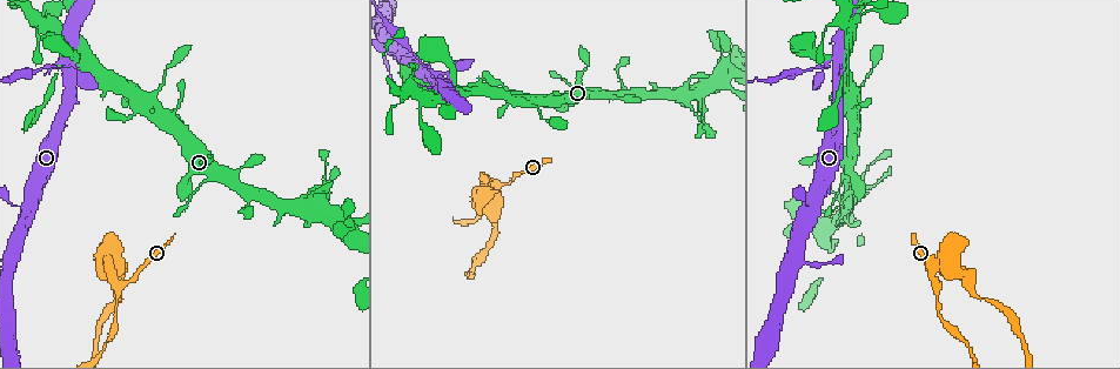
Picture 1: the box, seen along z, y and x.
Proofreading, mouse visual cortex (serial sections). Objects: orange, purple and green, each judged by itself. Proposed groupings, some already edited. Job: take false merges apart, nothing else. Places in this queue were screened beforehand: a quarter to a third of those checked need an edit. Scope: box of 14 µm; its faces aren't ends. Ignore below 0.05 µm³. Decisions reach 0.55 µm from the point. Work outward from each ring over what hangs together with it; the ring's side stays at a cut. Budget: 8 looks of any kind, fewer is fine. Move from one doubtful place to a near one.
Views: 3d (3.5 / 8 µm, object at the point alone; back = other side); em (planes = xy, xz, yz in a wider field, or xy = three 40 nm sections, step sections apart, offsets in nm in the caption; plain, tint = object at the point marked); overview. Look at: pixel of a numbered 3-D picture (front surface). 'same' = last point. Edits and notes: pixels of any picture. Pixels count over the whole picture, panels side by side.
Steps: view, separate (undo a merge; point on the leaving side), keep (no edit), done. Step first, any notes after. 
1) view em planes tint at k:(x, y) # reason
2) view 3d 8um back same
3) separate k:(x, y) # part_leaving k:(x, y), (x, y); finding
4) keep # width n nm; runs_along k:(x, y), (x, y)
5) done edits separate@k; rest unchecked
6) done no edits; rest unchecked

view 3d 3.5um at 1:(845, 77) # three arms meet

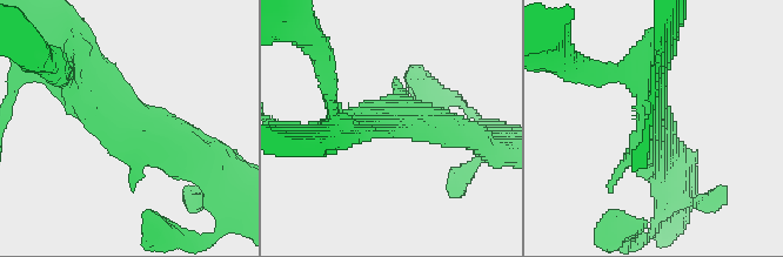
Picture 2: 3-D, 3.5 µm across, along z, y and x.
view em xy step 5 tint at 2:(135, 132)

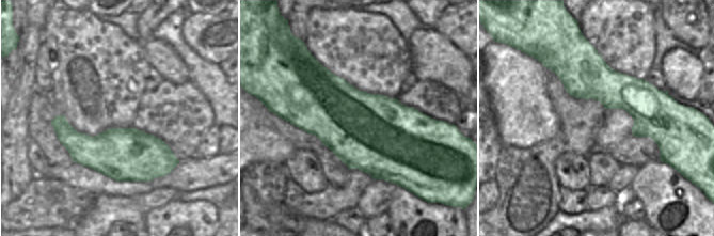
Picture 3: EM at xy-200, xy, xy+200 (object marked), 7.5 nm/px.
keep # runs_along 2:(205, 155), (159, 151), (82, 68); continuous, no second cell

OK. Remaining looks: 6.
view 3d 3.5um back at 1:(76, 40) # small branch off a trunk

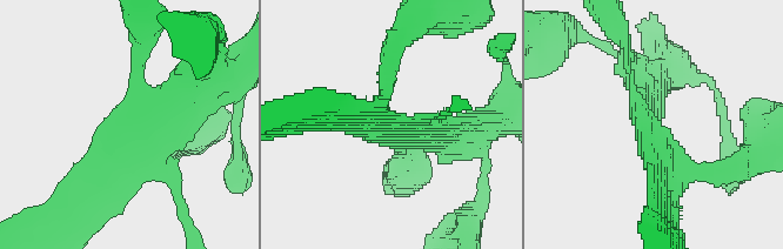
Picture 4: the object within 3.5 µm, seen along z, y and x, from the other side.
view em planes tint at 4:(639, 118) # need the tissue

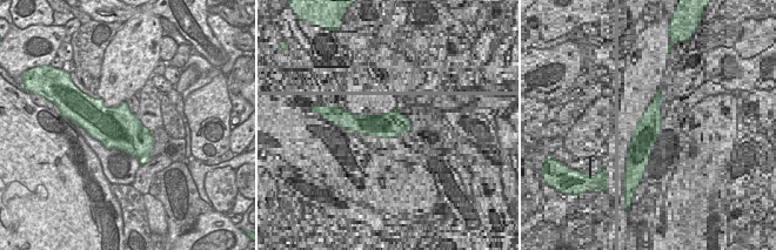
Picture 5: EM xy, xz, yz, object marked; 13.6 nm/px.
view em xy step 5 tint same # cut it another way

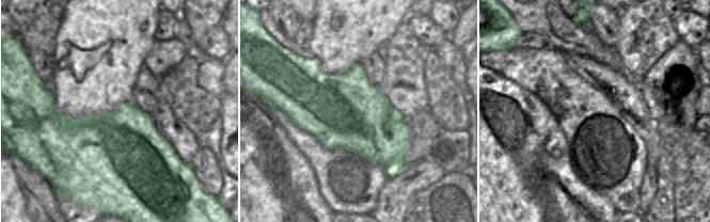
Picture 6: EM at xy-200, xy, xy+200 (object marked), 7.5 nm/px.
keep # width 600 nm; runs_along 4:(98, 182), (120, 132), (199, 81); all the same cell

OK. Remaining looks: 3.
view 3d 3.5um at 1:(727, 62) # abrupt turn

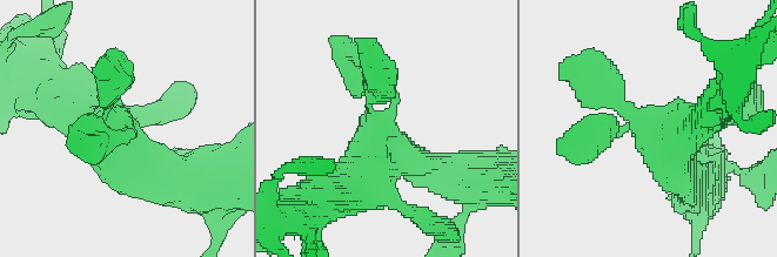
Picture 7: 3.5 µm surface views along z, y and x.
view em planes tint at 7:(382, 133) # shape alone is not enough

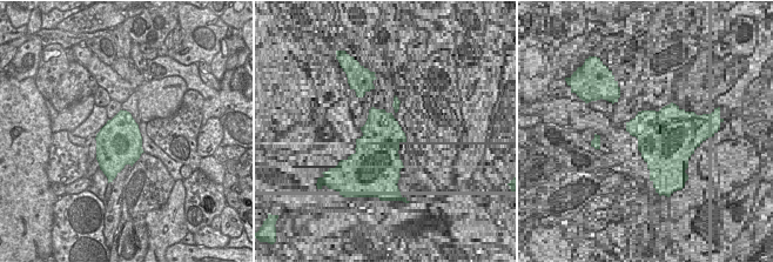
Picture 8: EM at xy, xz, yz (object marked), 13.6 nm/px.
keep # runs_along 7:(328, 196), (372, 166), (375, 94); all the same cell

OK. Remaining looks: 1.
done no edits; rest unchecked

